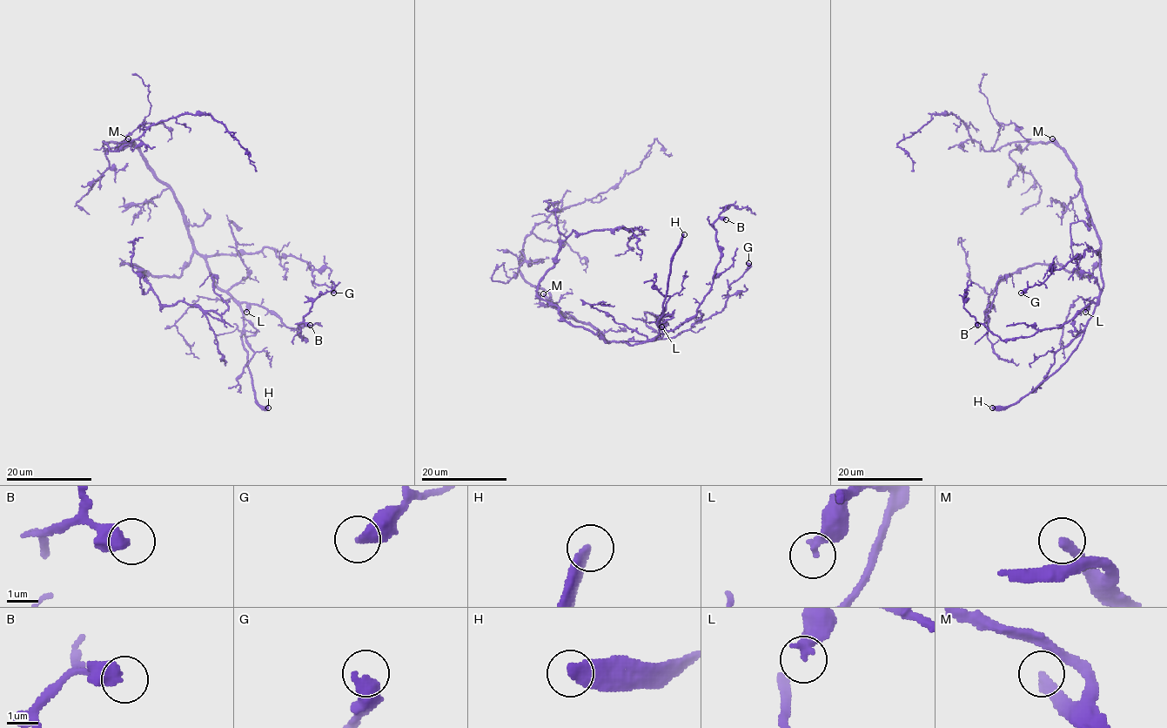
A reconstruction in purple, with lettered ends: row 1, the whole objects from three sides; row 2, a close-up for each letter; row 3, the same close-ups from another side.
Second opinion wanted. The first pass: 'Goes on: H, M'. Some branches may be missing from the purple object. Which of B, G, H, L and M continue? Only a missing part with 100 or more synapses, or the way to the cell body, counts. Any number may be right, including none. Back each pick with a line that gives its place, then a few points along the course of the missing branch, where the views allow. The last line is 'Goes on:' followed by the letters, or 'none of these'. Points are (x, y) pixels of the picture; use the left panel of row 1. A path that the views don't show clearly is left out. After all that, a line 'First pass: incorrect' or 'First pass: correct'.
H: (268, 407) | (268, 407), (292, 403)
M: (128, 138) | (128, 138), (87, 99), (67, 97), (25, 77), (43, 59), (89, 66), (148, 86), (163, 103)
Goes on: H, M
First pass: correct

